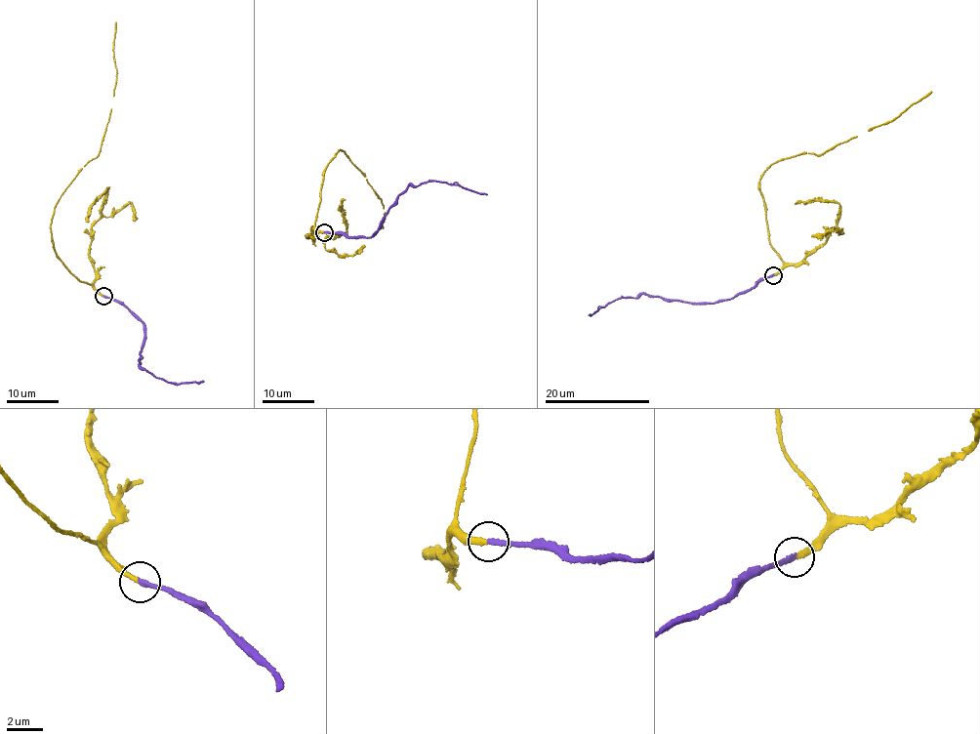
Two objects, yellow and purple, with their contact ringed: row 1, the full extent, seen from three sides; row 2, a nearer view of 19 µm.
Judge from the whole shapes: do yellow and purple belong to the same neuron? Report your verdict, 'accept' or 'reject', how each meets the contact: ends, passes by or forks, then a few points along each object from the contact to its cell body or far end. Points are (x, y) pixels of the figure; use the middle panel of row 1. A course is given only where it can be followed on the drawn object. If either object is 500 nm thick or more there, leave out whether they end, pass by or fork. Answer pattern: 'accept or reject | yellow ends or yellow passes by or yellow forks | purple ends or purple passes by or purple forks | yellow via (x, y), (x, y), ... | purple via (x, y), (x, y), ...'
accept | yellow ends | purple ends | yellow via (323, 231), (314, 224), (322, 178), (341, 149), (382, 201), (384, 228) | purple via (323, 231), (368, 238), (378, 229), (397, 195), (410, 185), (443, 182), (487, 194)

